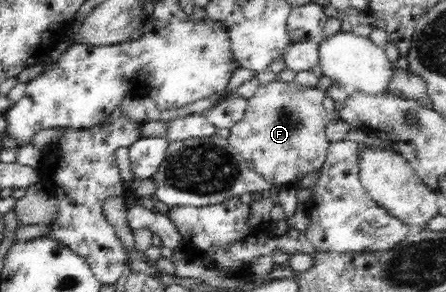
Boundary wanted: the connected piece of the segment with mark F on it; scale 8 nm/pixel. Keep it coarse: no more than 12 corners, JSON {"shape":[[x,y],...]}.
{"shape":[[275,79],[247,99],[231,148],[274,186],[319,173],[325,91]]}

